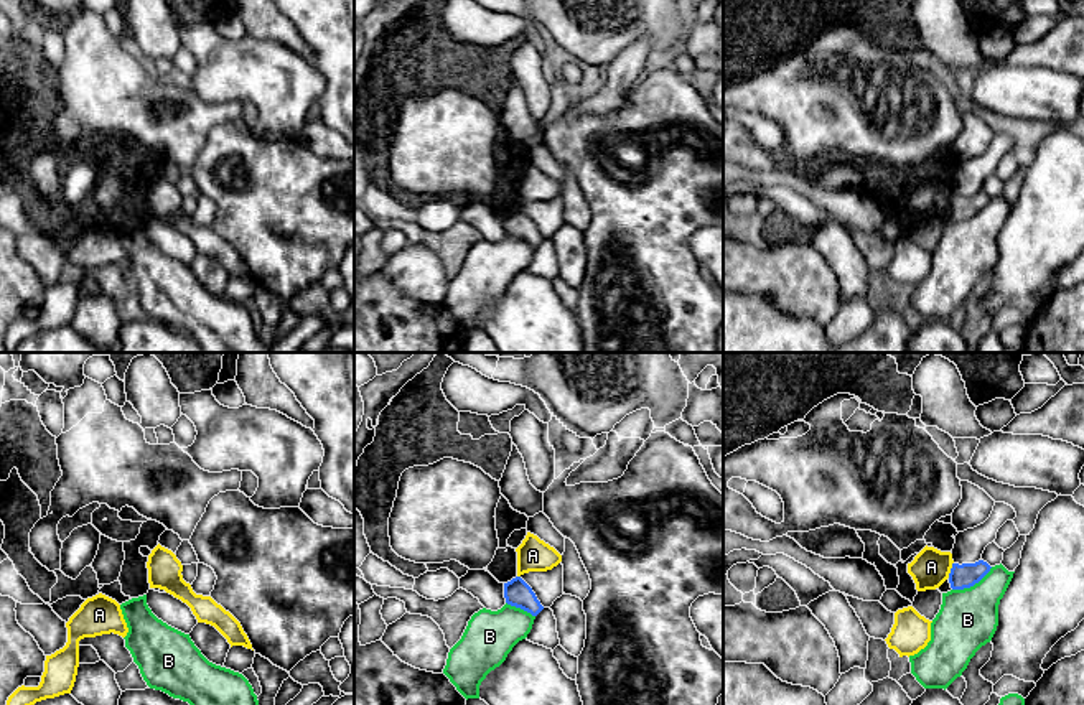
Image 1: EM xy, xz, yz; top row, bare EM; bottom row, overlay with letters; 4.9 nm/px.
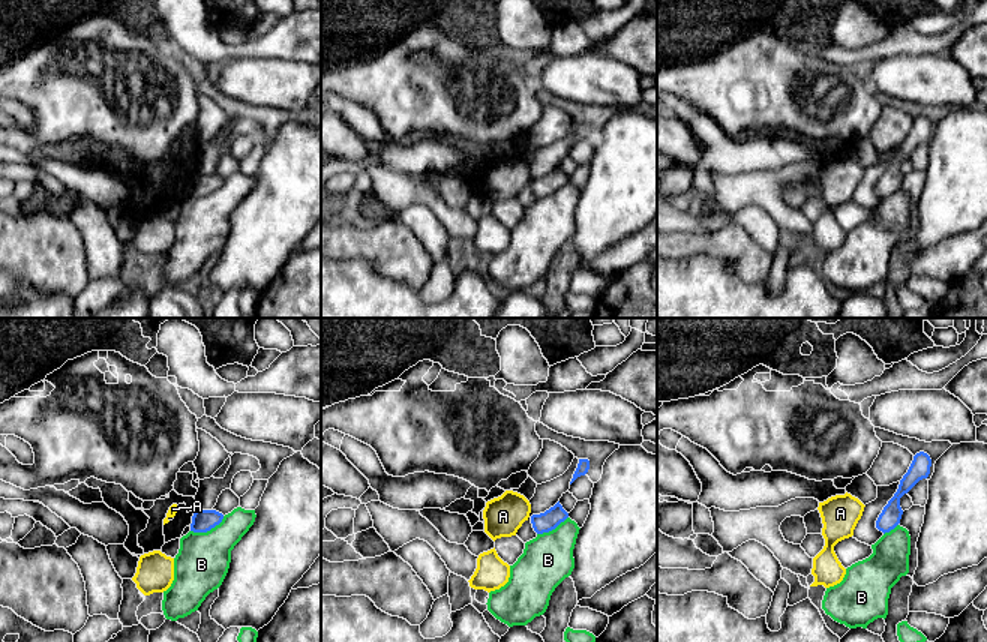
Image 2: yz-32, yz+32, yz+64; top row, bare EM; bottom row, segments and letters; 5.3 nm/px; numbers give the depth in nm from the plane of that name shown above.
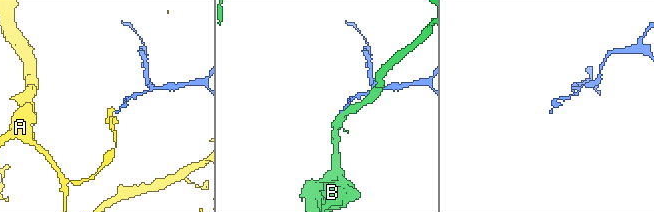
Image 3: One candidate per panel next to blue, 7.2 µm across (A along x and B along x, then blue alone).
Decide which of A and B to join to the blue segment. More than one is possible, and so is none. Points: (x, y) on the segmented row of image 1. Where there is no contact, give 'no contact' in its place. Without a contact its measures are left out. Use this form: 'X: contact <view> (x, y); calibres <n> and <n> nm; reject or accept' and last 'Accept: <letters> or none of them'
A: contact yz (951, 570); calibres 120 and 190 nm; reject
B: contact yz (972, 585); calibres 120 and 300 nm; reject
Accept: none of them

